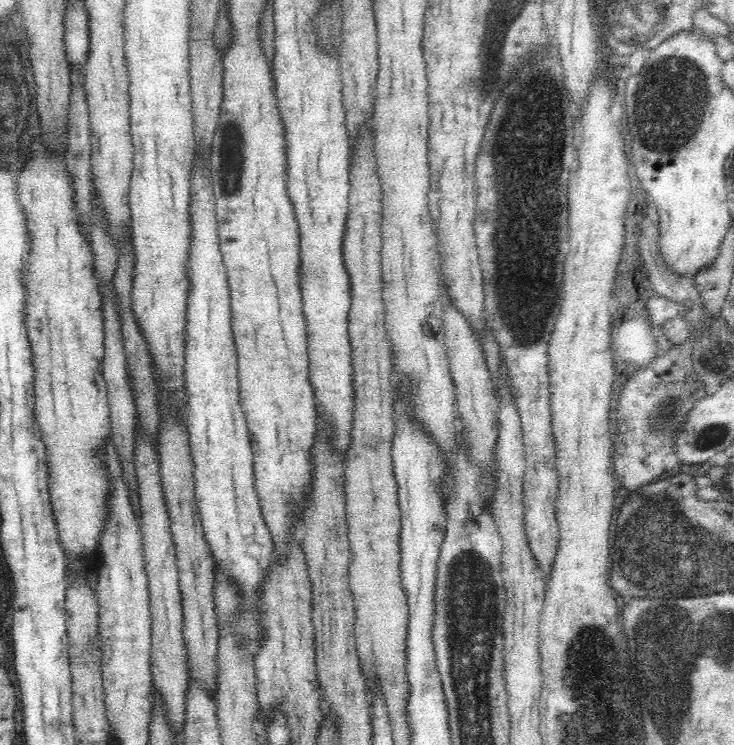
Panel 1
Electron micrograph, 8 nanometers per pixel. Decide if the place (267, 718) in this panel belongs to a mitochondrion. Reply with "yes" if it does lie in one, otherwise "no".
no

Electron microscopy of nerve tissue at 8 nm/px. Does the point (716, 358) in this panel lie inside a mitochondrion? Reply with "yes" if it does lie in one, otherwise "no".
yes

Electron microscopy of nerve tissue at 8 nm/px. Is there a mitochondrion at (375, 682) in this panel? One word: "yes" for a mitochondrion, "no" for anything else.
no

